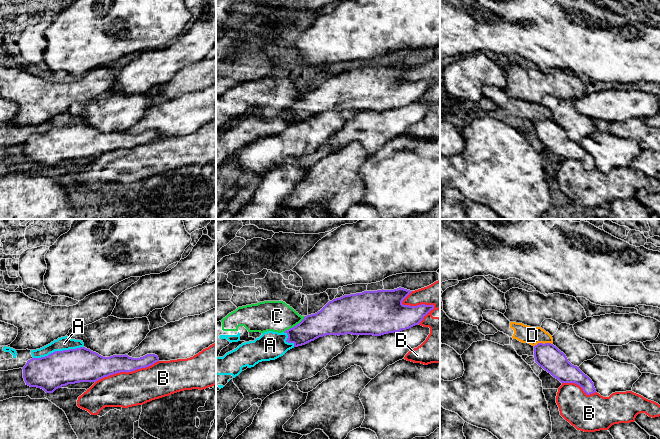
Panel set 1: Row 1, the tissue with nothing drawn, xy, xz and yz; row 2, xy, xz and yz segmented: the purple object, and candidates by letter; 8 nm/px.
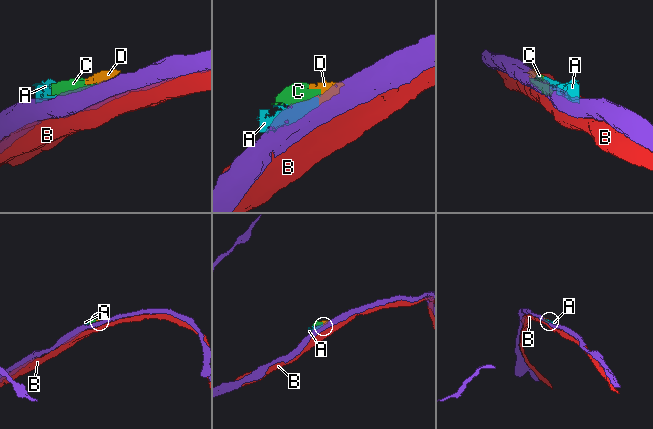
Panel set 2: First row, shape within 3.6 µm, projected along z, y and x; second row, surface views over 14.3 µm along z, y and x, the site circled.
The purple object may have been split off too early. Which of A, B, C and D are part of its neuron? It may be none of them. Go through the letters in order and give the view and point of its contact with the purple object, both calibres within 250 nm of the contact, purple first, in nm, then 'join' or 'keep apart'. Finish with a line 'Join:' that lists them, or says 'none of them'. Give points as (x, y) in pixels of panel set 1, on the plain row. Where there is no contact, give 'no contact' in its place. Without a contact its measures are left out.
A: meets purple in xy at (58, 127); 280 nm thick on the purple side, 110 nm on the other; keep apart
B: meets purple in xz at (418, 81); 280 nm thick on the purple side, 200 nm on the other; keep apart
C: meets purple in xz at (294, 102); 200 nm thick on the purple side, 240 nm on the other; keep apart
D: meets purple in yz at (542, 119); 200 nm thick on the purple side, 140 nm on the other; keep apart
Join: none of them

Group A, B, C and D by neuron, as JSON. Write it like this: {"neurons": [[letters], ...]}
{"neurons": [["A", "C", "D"], ["B"]]}

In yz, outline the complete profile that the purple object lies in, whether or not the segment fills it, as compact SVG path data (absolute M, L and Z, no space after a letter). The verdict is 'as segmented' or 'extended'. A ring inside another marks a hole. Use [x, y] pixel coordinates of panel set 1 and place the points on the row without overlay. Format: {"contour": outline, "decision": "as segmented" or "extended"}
{"contour": "M551 119L534 122L535 138L561 159L575 159L587 170L596 168L594 159L577 142L572 141L566 131Z", "decision": "as segmented"}

